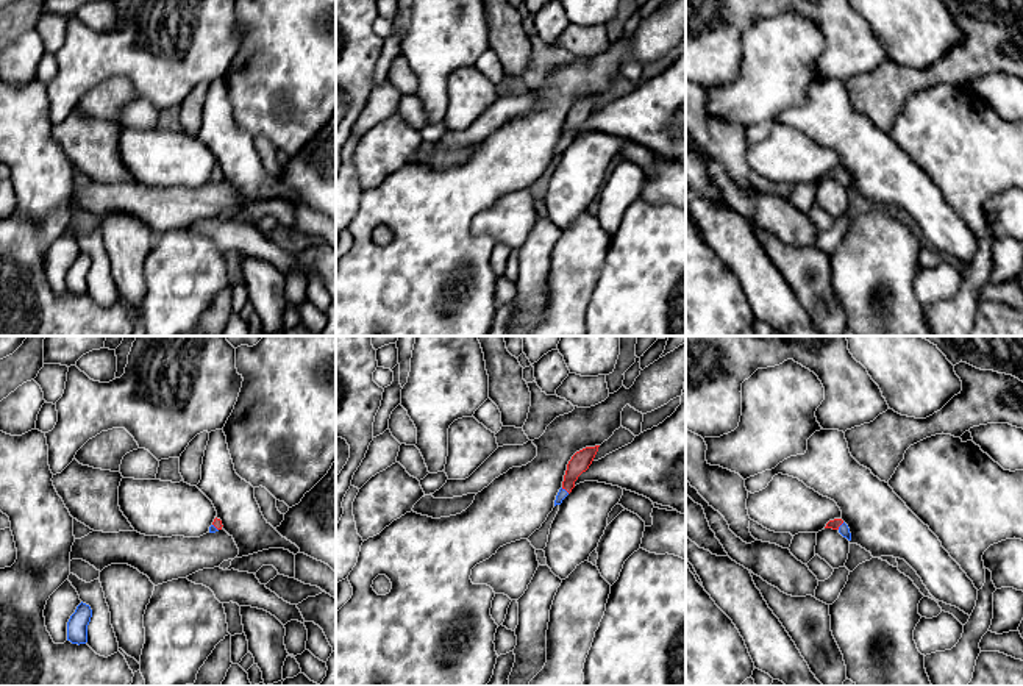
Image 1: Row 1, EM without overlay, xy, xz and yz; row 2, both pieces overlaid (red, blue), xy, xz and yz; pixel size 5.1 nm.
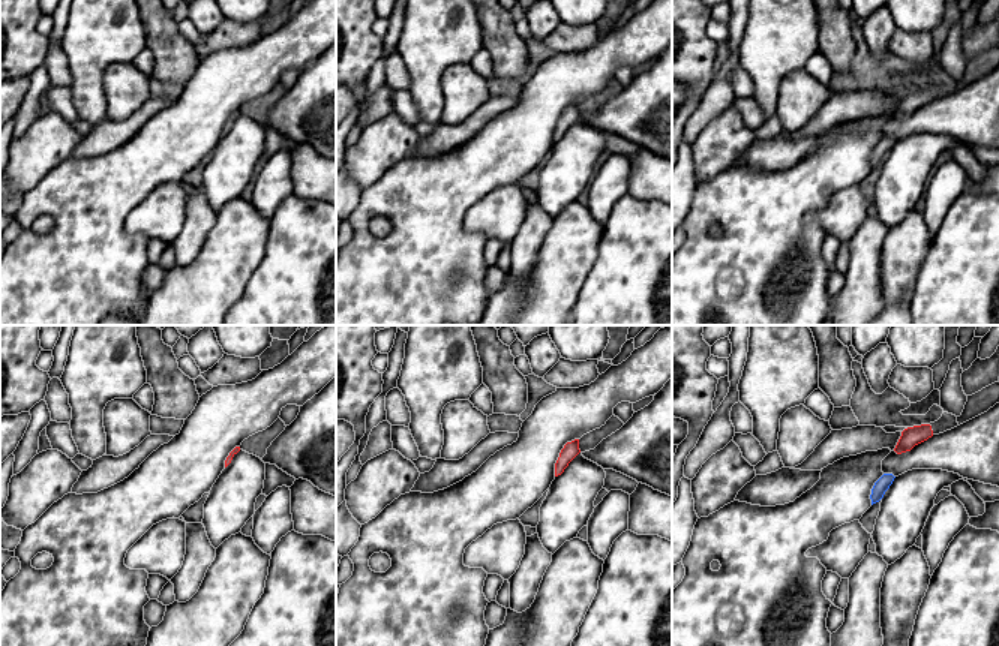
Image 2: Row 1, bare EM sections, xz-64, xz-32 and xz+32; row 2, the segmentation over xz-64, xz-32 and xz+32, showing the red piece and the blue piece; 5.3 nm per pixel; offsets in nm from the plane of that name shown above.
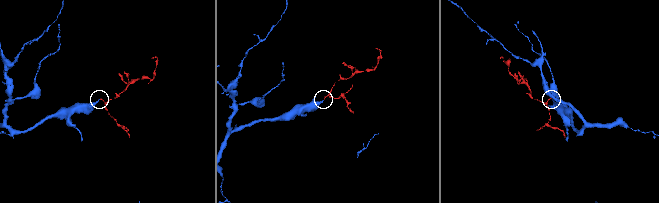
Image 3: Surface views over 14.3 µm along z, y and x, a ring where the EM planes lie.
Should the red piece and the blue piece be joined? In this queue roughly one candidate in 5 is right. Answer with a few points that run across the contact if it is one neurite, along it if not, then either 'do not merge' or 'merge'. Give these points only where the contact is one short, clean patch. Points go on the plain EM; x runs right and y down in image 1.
line xz (581, 110), (572, 122), (566, 139), (563, 142); merge

